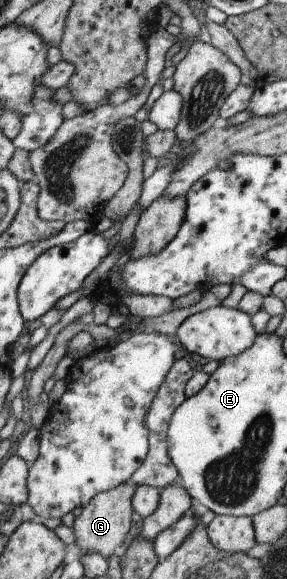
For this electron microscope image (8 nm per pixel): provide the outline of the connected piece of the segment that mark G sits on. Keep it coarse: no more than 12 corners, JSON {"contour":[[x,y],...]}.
{"contour":[[126,483],[74,517],[69,557],[118,554],[131,527]]}

